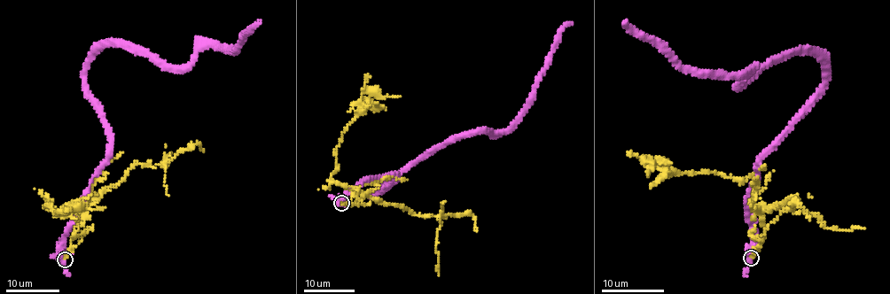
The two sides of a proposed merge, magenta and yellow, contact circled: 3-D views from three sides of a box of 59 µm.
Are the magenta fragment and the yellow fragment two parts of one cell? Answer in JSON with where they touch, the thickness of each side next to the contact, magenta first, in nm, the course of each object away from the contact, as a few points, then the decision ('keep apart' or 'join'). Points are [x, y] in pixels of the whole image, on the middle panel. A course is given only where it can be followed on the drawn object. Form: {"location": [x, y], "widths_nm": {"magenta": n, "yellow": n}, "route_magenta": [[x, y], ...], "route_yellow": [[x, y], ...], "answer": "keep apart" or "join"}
{"location": [341, 203], "widths_nm": {"magenta": 320, "yellow": 220}, "route_magenta": [[341, 203], [363, 179], [393, 173], [395, 181], [372, 193], [452, 141], [506, 131], [558, 34], [573, 23]], "route_yellow": [[341, 203], [354, 205], [364, 195], [331, 181], [341, 133], [355, 116], [361, 95], [370, 89], [400, 97]], "answer": "keep apart"}

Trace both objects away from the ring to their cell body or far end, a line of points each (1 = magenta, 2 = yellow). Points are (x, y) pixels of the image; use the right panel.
1: (751, 258), (757, 164), (819, 88), (822, 59), (799, 50), (741, 85), (744, 76), (687, 68), (625, 22)
2: (751, 258), (765, 231), (761, 213), (753, 207), (751, 177), (709, 172), (680, 174), (645, 158), (648, 175)

